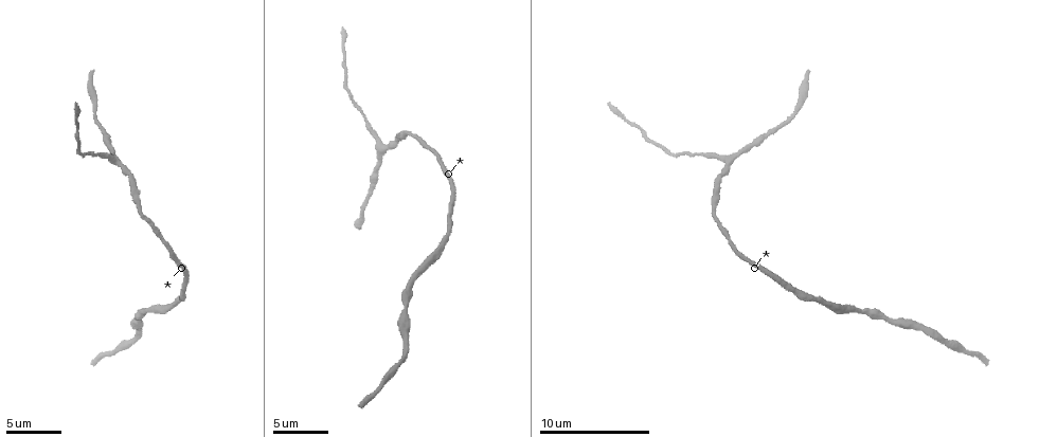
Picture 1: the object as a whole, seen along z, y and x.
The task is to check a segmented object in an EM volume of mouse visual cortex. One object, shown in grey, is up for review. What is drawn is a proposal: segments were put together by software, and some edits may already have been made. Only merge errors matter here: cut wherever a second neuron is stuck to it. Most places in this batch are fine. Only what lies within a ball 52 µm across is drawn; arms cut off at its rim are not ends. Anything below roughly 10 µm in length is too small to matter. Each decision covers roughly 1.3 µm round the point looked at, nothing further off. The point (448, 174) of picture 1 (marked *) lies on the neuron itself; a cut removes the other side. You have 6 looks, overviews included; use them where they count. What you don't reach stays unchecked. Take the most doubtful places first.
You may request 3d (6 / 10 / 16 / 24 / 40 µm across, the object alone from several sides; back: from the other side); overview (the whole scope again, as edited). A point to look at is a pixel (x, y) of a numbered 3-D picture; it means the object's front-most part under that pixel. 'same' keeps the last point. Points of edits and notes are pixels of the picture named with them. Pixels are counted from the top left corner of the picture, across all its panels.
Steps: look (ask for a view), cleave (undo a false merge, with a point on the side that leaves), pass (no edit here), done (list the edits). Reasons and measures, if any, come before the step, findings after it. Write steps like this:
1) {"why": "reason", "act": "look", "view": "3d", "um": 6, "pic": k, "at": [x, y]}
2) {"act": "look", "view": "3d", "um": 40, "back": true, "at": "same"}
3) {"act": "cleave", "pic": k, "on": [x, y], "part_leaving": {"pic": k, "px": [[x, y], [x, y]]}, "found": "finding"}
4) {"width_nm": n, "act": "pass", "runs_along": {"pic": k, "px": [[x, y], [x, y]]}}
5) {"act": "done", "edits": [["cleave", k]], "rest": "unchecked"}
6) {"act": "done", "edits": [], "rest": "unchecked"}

{"why": "calibre changes", "act": "look", "view": "3d", "um": 6, "pic": 1, "at": [406, 133]}

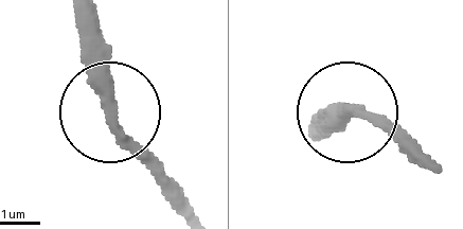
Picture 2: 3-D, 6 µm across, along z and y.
{"act": "look", "view": "3d", "um": 6, "back": true, "pic": 2, "at": [346, 112]}

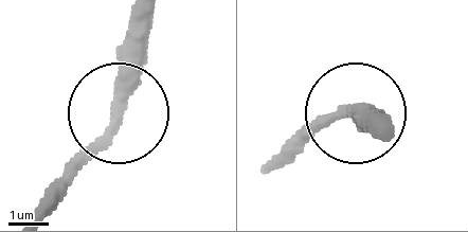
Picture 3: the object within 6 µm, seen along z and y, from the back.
{"width_nm": 370, "act": "pass", "runs_along": {"pic": 3, "px": [[39, 207], [110, 116], [133, 14]]}, "found": "one neuron here"}

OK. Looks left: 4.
{"why": "sudden change in width", "act": "look", "view": "3d", "um": 10, "pic": 1, "at": [103, 133]}

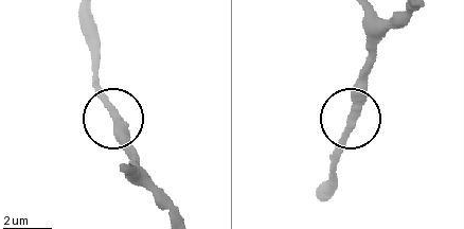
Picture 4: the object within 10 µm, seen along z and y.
{"width_nm": 340, "act": "pass", "found": "all the same neuron"}

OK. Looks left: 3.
{"why": "thin neck", "act": "look", "view": "3d", "um": 6, "pic": 1, "at": [404, 311]}

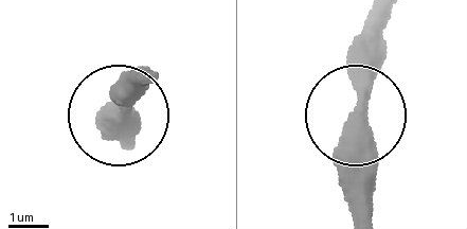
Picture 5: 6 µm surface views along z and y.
{"act": "look", "view": "3d", "um": 6, "back": true, "pic": 5, "at": [361, 108]}

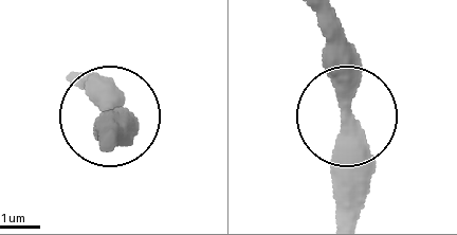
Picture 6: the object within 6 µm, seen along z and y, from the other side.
{"width_nm": 410, "act": "pass", "runs_along": {"pic": 6, "px": [[317, 17], [350, 128], [350, 209]]}, "found": "all the same neuron"}

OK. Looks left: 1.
{"act": "done", "edits": [], "rest": "unchecked"}

